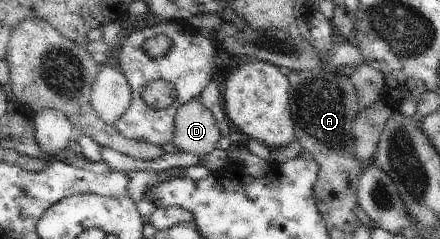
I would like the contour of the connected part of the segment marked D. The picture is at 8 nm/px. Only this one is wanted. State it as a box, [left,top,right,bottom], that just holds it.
[173,98,222,157]

